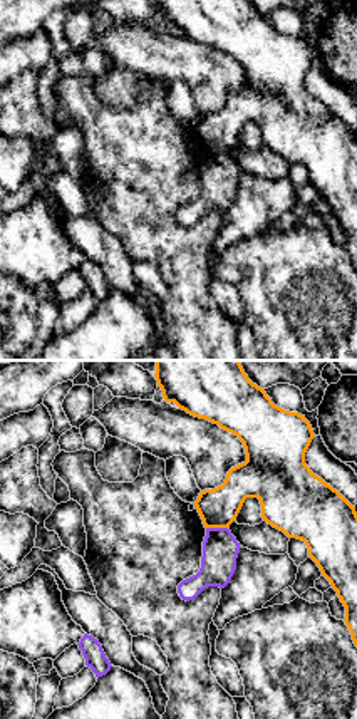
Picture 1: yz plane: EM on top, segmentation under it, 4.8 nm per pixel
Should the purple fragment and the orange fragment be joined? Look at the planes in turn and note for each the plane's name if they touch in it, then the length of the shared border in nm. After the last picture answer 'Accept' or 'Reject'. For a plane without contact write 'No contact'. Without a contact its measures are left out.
Touches purple in yz. Shared border 100 nm

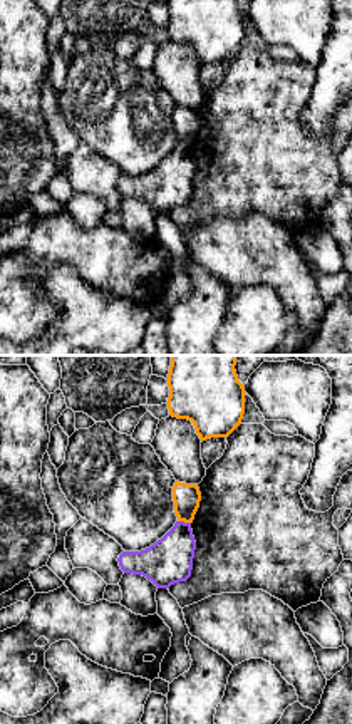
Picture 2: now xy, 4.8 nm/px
Touches purple in xy. Shared border 70 nm

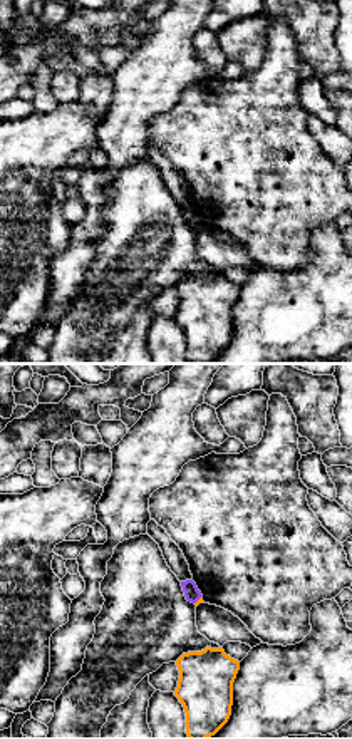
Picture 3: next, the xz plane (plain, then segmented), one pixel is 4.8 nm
Touches purple in xz. Shared border 60 nm

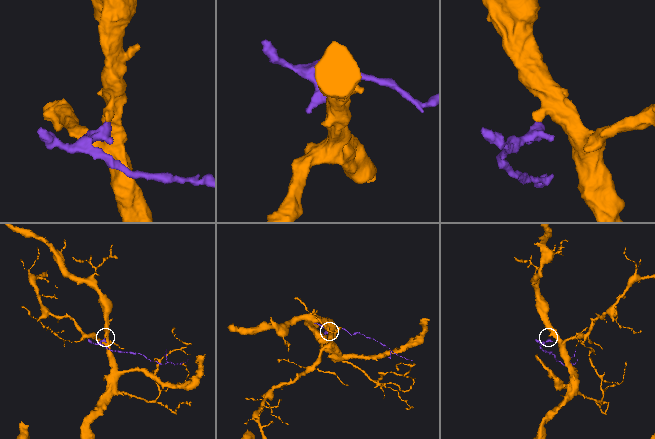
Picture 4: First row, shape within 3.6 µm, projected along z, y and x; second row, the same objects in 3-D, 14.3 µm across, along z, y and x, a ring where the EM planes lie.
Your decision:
Reject

